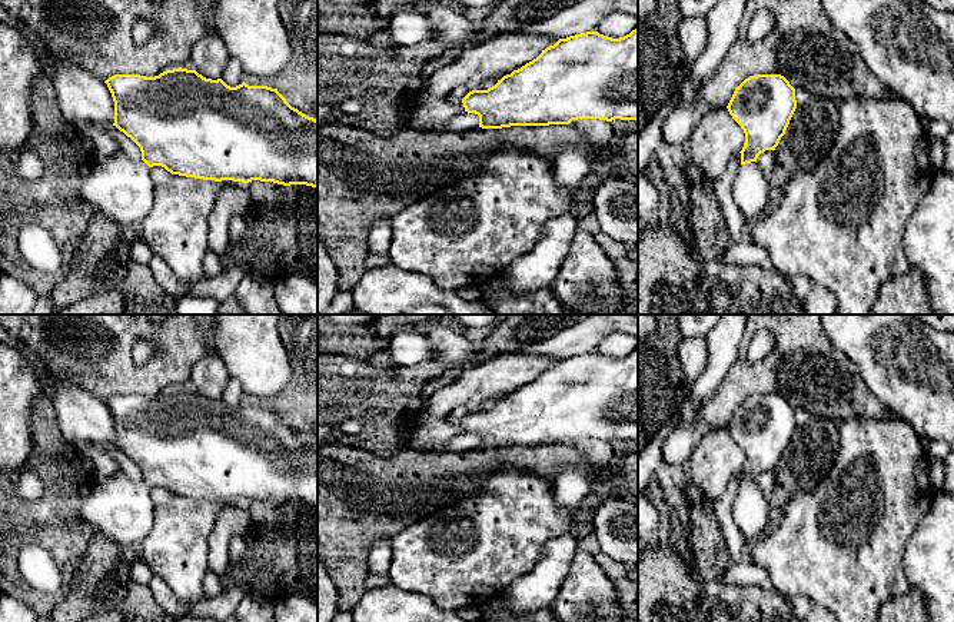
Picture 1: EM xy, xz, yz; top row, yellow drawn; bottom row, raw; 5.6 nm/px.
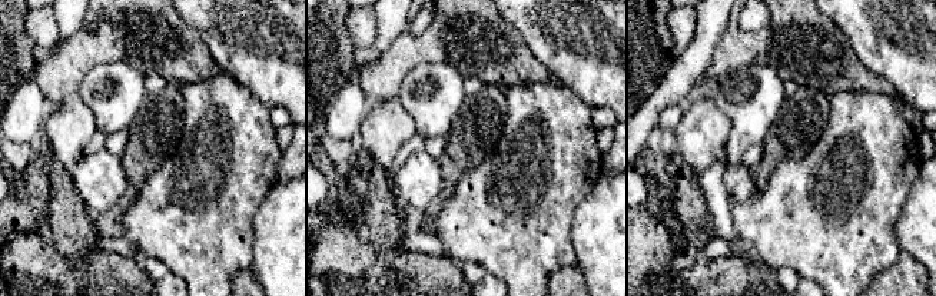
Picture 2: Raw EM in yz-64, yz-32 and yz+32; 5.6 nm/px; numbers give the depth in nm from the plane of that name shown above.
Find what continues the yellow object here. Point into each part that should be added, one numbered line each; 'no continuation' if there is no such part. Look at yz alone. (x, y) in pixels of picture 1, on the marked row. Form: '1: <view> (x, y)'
1: yz (751, 189)

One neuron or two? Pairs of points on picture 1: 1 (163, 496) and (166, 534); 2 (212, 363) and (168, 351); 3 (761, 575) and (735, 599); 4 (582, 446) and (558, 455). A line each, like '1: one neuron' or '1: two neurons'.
1: two neurons
2: two neurons
3: two neurons
4: two neurons

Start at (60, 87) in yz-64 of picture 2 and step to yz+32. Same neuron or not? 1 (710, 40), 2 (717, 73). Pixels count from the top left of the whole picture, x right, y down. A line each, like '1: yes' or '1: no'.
1: no
2: yes

